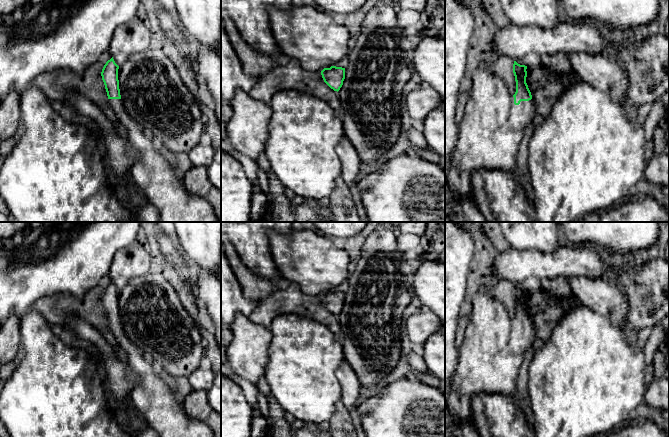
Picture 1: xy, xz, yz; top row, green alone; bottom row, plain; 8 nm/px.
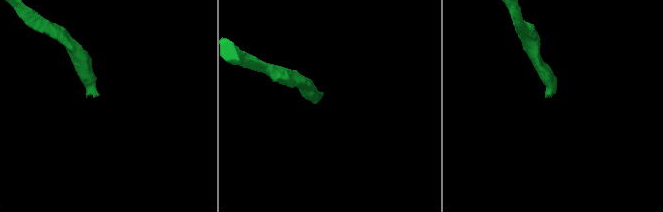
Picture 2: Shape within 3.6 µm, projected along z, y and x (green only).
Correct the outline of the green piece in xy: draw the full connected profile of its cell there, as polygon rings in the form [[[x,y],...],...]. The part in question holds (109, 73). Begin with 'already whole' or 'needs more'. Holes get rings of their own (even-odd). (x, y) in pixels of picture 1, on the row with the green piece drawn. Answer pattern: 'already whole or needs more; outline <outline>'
needs more; outline [[[112,57],[101,72],[108,103],[126,128],[127,138],[137,155],[131,167],[133,181],[158,210],[160,222],[221,222],[204,198],[186,190],[181,178],[160,153],[156,141],[147,137],[126,112],[120,95],[118,69]]]

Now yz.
needs more; outline [[[514,61],[516,92],[513,96],[506,82],[490,72],[490,64],[483,62],[474,71],[464,116],[458,124],[457,141],[450,157],[451,167],[447,177],[452,196],[458,203],[462,197],[473,201],[471,175],[474,170],[516,171],[523,131],[535,121],[535,105],[526,83],[526,69],[527,66]]]

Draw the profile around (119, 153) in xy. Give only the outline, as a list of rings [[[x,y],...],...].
[[[80,94],[72,95],[68,103],[76,114],[94,120],[104,134],[102,140],[97,139],[102,163],[107,160],[118,178],[131,173],[131,167],[136,162],[137,155],[128,138],[116,134],[114,125],[106,118],[102,110],[91,100]]]

